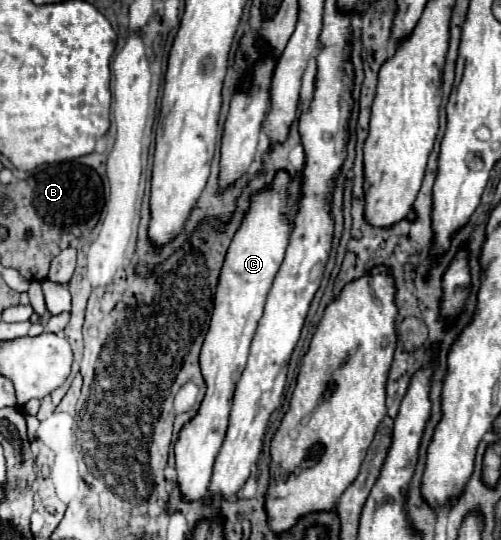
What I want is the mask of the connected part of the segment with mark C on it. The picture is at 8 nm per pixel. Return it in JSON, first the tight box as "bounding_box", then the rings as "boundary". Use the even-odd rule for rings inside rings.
{"bounding_box":[175,170,291,500],"boundary":[[[279,170],[269,188],[251,194],[249,210],[229,244],[221,268],[211,324],[201,350],[201,372],[207,382],[207,394],[201,402],[199,414],[181,430],[179,440],[175,444],[177,480],[187,500],[199,500],[209,492],[213,462],[227,432],[235,384],[243,374],[249,346],[255,336],[259,318],[263,314],[267,292],[283,262],[287,240],[291,234],[289,184],[291,184],[289,172]]]}

